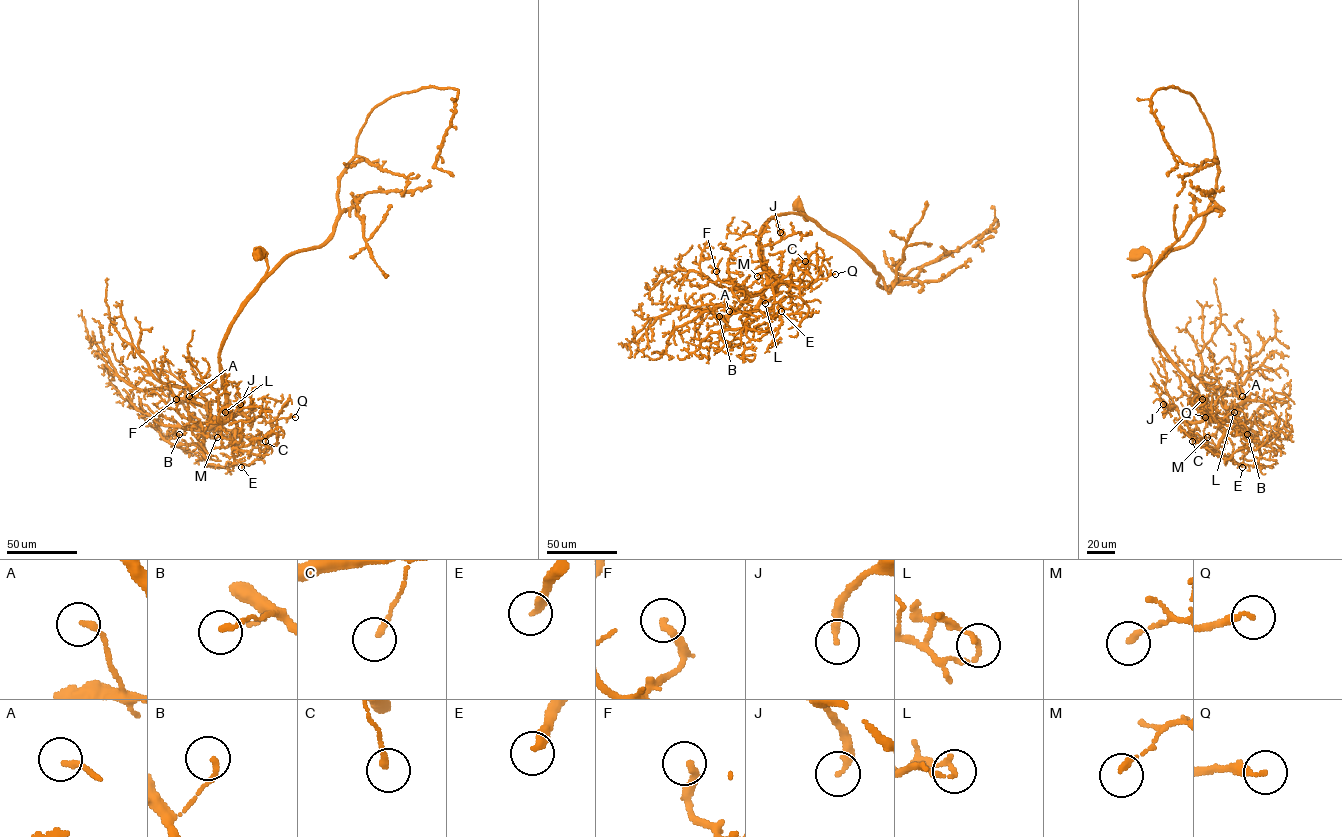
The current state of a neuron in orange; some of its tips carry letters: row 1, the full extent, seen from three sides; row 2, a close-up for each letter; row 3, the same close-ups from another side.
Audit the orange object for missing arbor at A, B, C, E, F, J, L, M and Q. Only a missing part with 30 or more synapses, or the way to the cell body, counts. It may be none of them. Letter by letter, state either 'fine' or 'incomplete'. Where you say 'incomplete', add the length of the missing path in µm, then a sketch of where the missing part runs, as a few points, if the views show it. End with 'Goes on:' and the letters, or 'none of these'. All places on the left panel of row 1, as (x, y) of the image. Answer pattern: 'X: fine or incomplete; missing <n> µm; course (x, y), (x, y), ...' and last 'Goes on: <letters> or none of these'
A: fine
B: fine
C: fine
E: incomplete; missing 15 µm
F: fine
J: fine
L: fine
M: fine
Q: fine
Goes on: E

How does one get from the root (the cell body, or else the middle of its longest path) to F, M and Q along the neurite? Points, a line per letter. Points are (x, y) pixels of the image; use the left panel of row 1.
F: (257, 254), (266, 252), (265, 278), (234, 321), (220, 349), (226, 415), (194, 422), (178, 413), (176, 399)
M: (257, 254), (266, 252), (265, 278), (219, 356), (226, 408), (236, 424), (233, 446), (242, 445), (217, 437)
Q: (257, 254), (266, 252), (265, 278), (221, 347), (226, 408), (230, 416), (239, 408), (267, 422), (295, 417)

